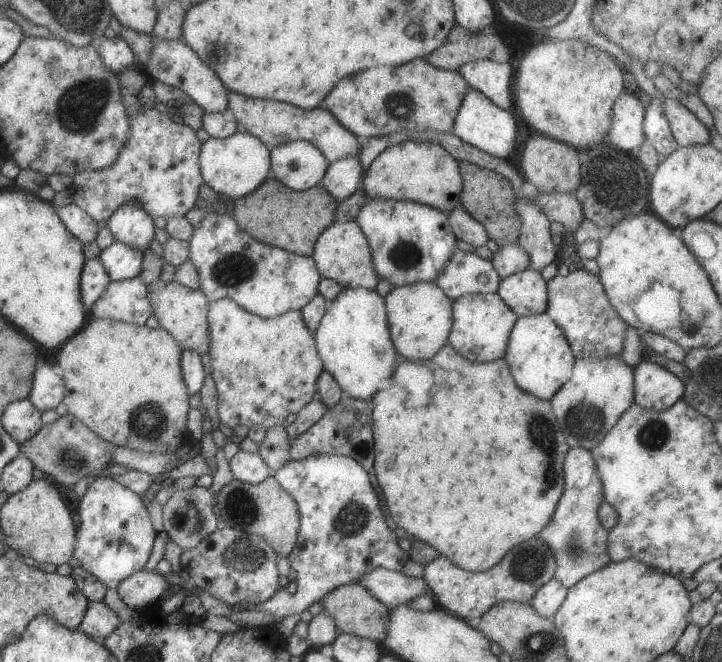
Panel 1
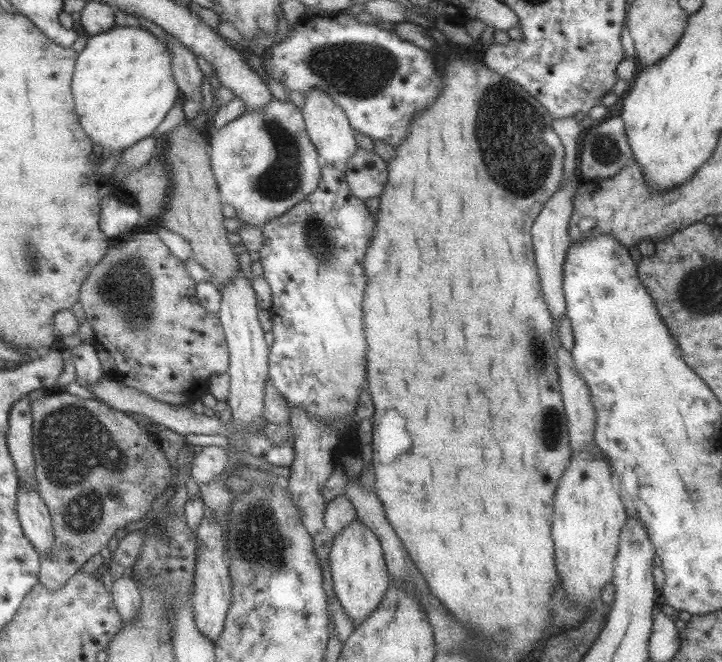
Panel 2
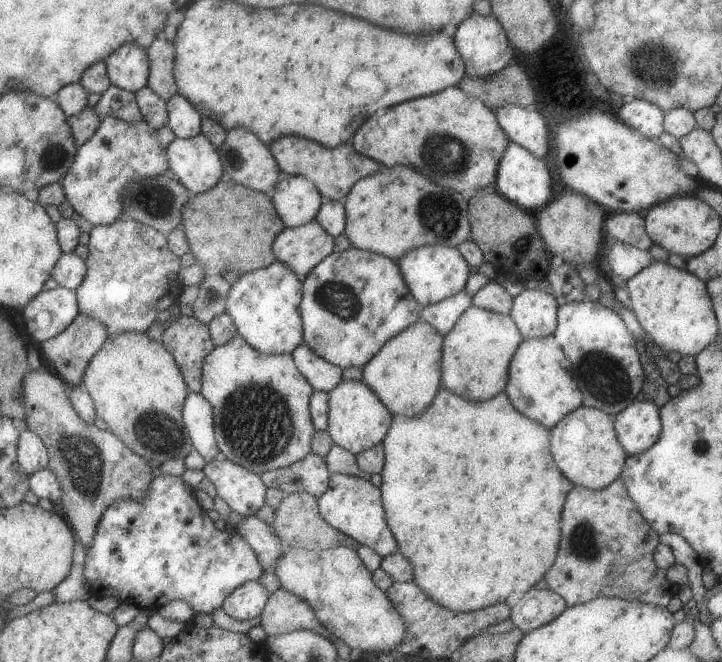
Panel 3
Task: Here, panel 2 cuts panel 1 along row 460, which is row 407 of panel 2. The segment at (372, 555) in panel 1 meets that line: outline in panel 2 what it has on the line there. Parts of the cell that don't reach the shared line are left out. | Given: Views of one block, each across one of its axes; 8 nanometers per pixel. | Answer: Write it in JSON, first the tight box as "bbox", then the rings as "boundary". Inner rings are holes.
{"bbox":[258,166,376,438],"boundary":[[[327,166],[320,170],[320,181],[317,188],[308,194],[301,202],[296,202],[289,210],[280,214],[274,219],[269,219],[267,223],[260,226],[263,242],[258,250],[259,264],[261,265],[262,277],[270,288],[271,306],[269,309],[270,319],[272,320],[273,344],[269,346],[268,353],[268,376],[275,391],[281,395],[281,399],[291,408],[302,408],[309,417],[315,417],[319,421],[327,421],[335,431],[341,429],[342,438],[350,438],[356,432],[356,426],[351,424],[353,412],[355,412],[356,402],[358,402],[359,391],[367,386],[367,376],[365,376],[365,354],[367,354],[367,344],[363,336],[363,316],[361,316],[361,302],[365,290],[365,273],[362,262],[364,261],[365,249],[374,233],[376,216],[366,207],[365,202],[359,200],[349,192],[343,169],[341,167]]]}

